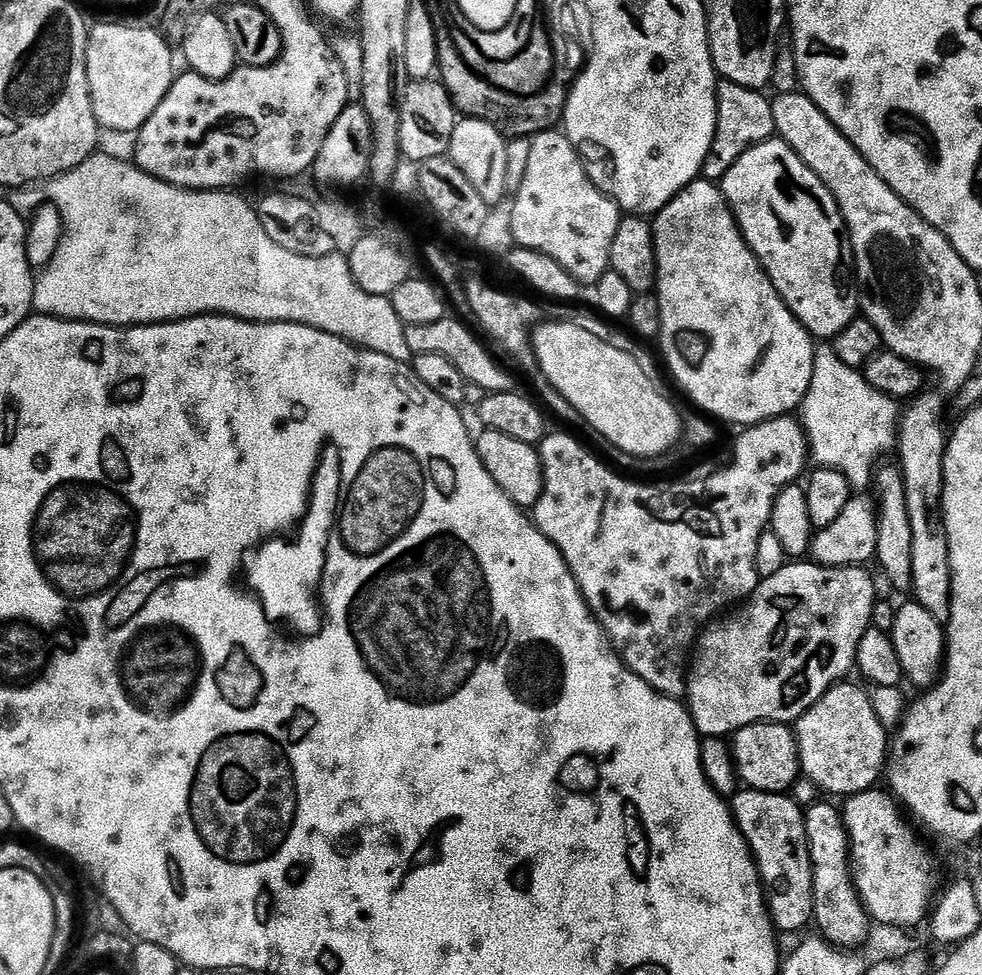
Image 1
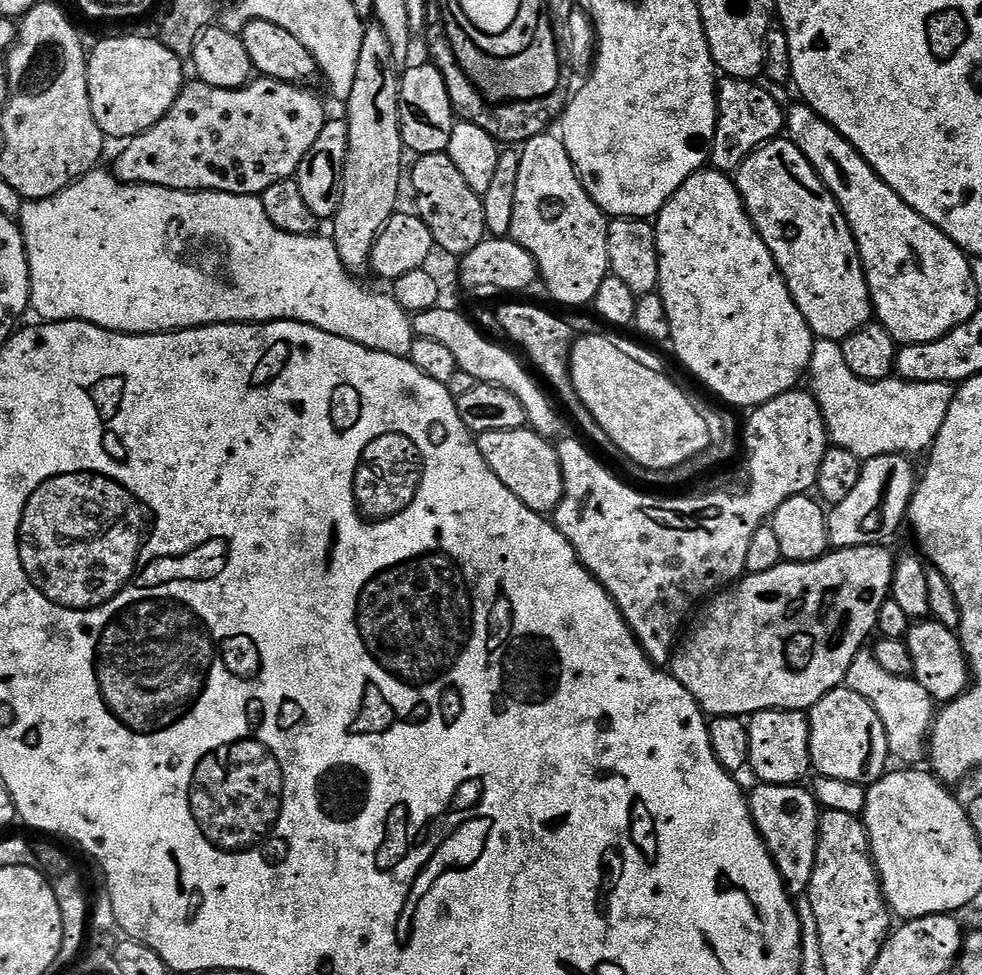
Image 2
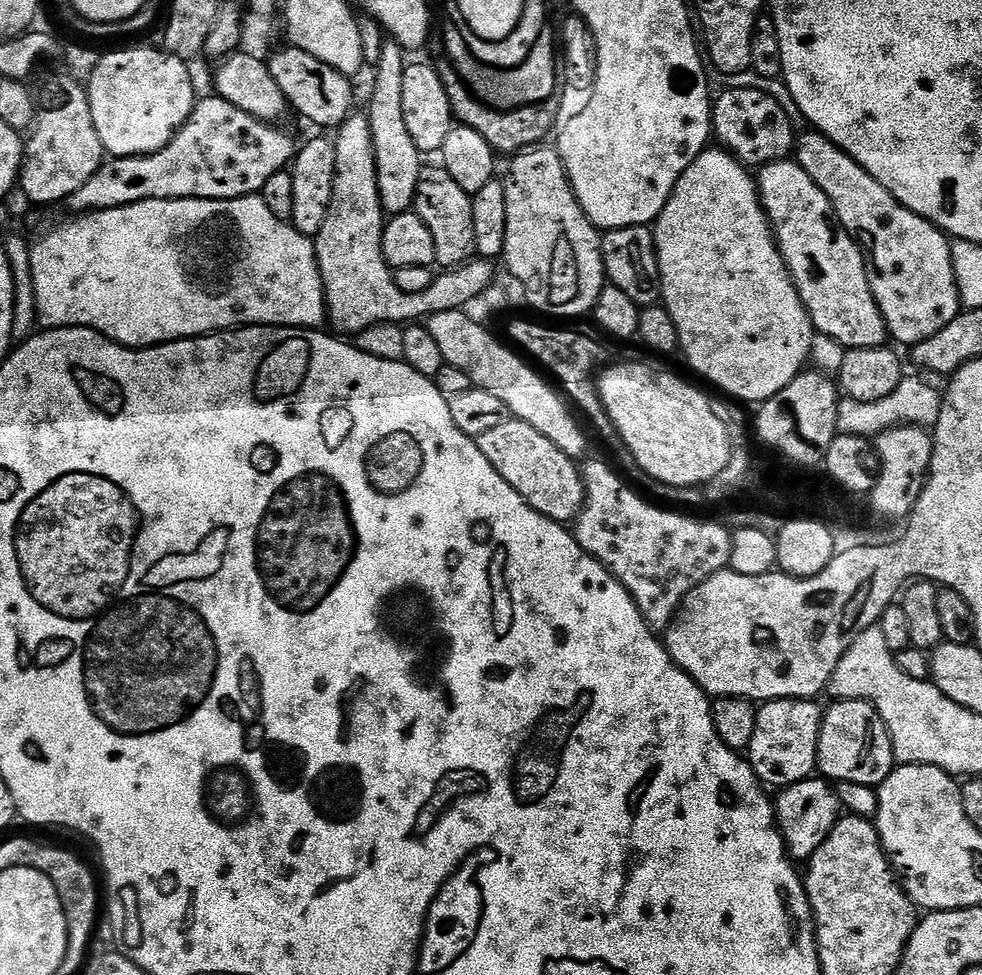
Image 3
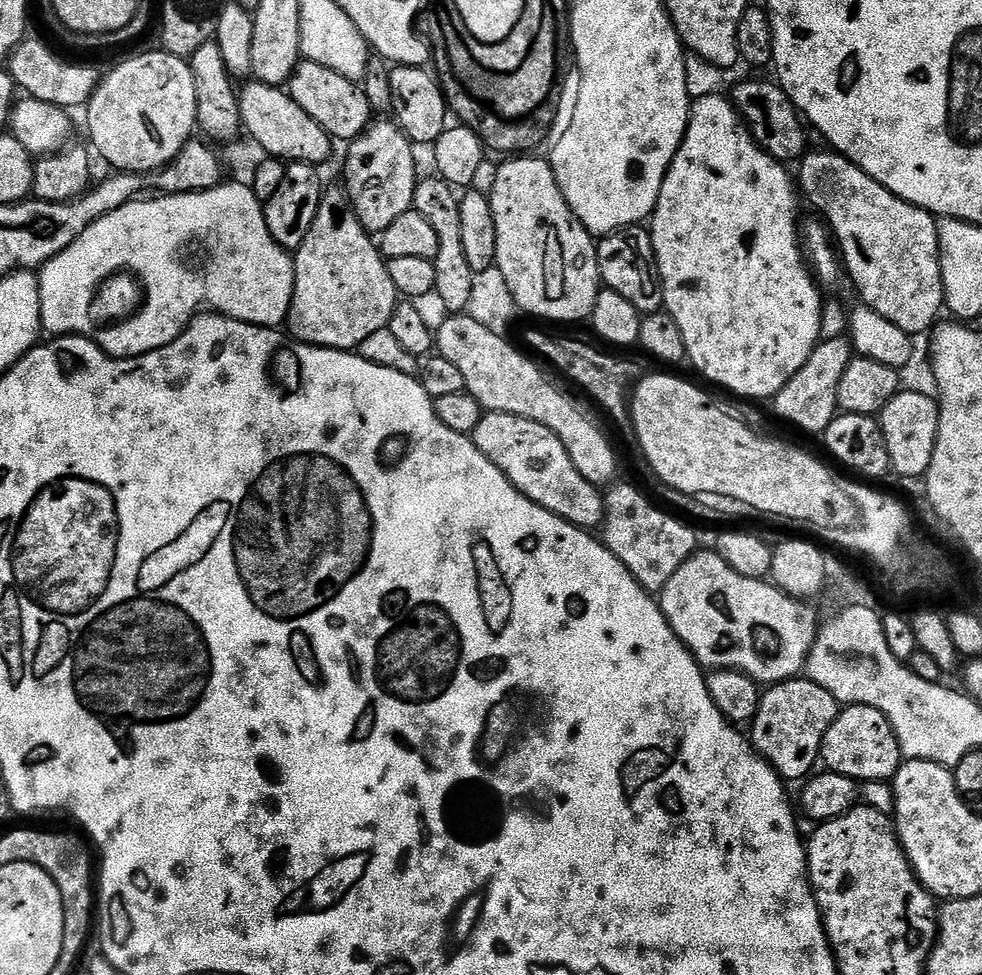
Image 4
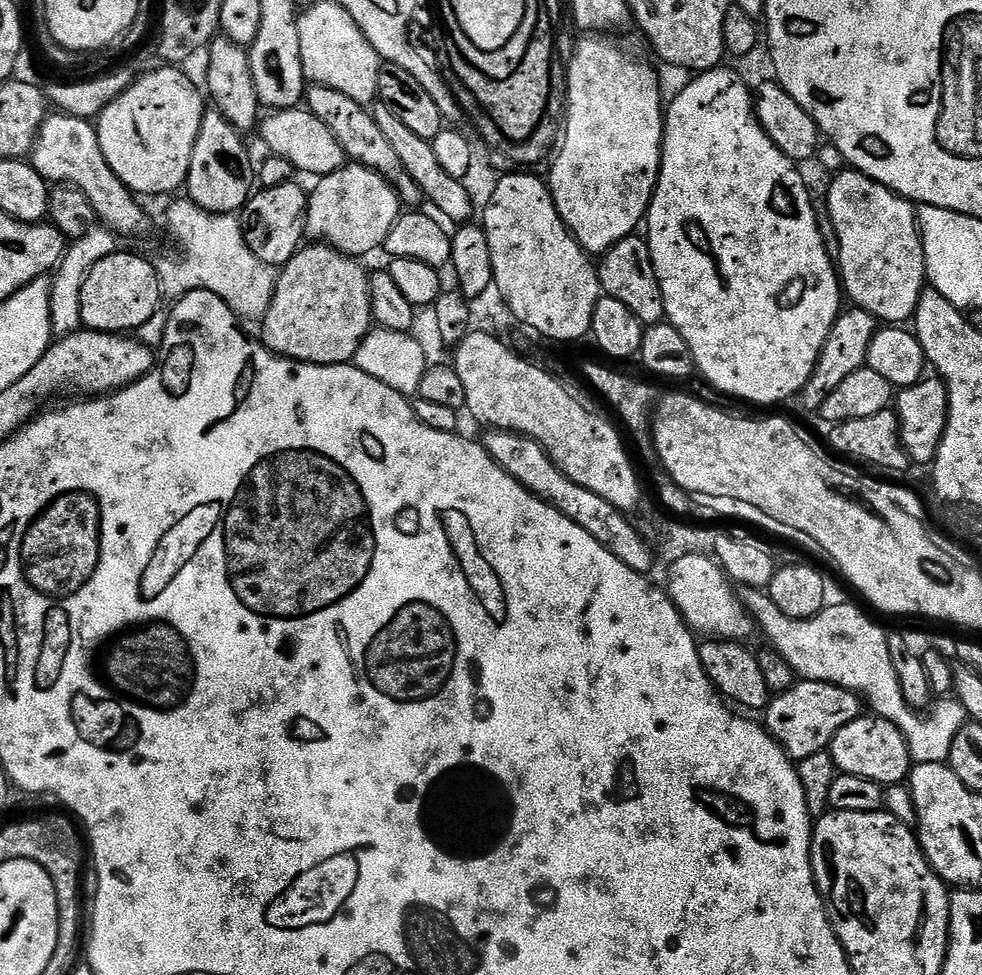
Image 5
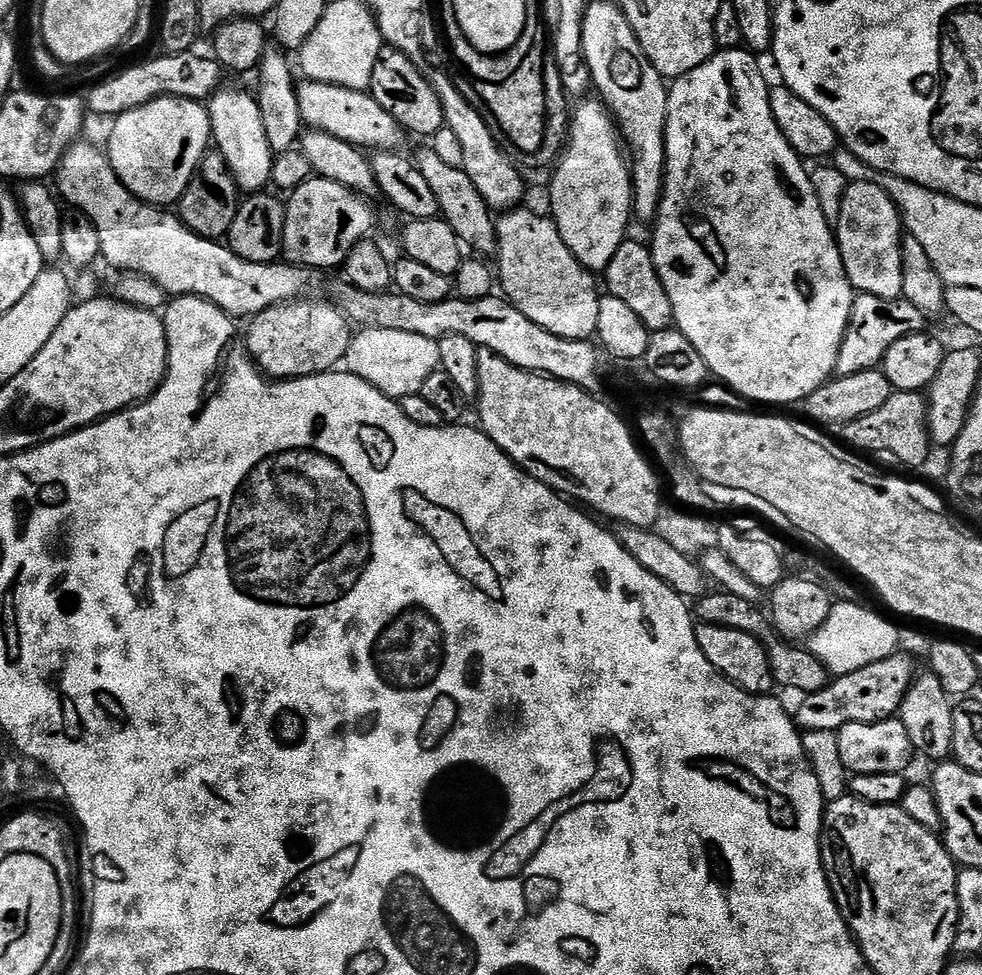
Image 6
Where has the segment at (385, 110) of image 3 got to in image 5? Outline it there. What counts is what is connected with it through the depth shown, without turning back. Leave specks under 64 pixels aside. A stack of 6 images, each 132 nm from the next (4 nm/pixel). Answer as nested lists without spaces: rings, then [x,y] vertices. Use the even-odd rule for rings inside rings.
[[[355,162],[345,163],[337,172],[321,176],[315,181],[316,189],[311,189],[308,198],[307,235],[313,241],[331,244],[332,247],[344,252],[347,256],[364,258],[367,252],[383,249],[386,238],[394,226],[394,222],[402,214],[400,196],[392,188],[392,182],[387,176],[365,164]]]

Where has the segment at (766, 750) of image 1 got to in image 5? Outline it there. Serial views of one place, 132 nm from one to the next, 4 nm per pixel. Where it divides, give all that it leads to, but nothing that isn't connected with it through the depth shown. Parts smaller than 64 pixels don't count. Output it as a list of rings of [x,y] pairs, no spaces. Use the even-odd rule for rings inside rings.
[[[801,679],[785,692],[771,697],[762,720],[784,751],[793,761],[799,762],[825,751],[838,734],[838,730],[842,730],[842,726],[859,720],[862,715],[860,704],[862,708],[861,697],[846,688],[838,687],[837,684]]]

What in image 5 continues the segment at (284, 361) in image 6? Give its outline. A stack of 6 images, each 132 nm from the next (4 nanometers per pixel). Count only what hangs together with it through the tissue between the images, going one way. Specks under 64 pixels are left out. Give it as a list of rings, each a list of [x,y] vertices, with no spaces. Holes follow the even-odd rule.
[[[312,242],[307,246],[301,247],[300,251],[294,254],[294,258],[290,258],[290,262],[286,262],[280,269],[276,278],[276,290],[274,298],[270,302],[270,310],[264,315],[262,327],[264,327],[264,336],[262,335],[262,343],[268,347],[271,352],[276,352],[279,356],[285,356],[291,360],[301,360],[307,364],[347,364],[355,361],[357,358],[356,351],[364,344],[364,339],[369,339],[370,333],[374,328],[372,319],[372,299],[370,298],[370,286],[368,285],[370,276],[359,259],[354,256],[347,256],[344,252],[332,247],[331,244],[323,242]]]

